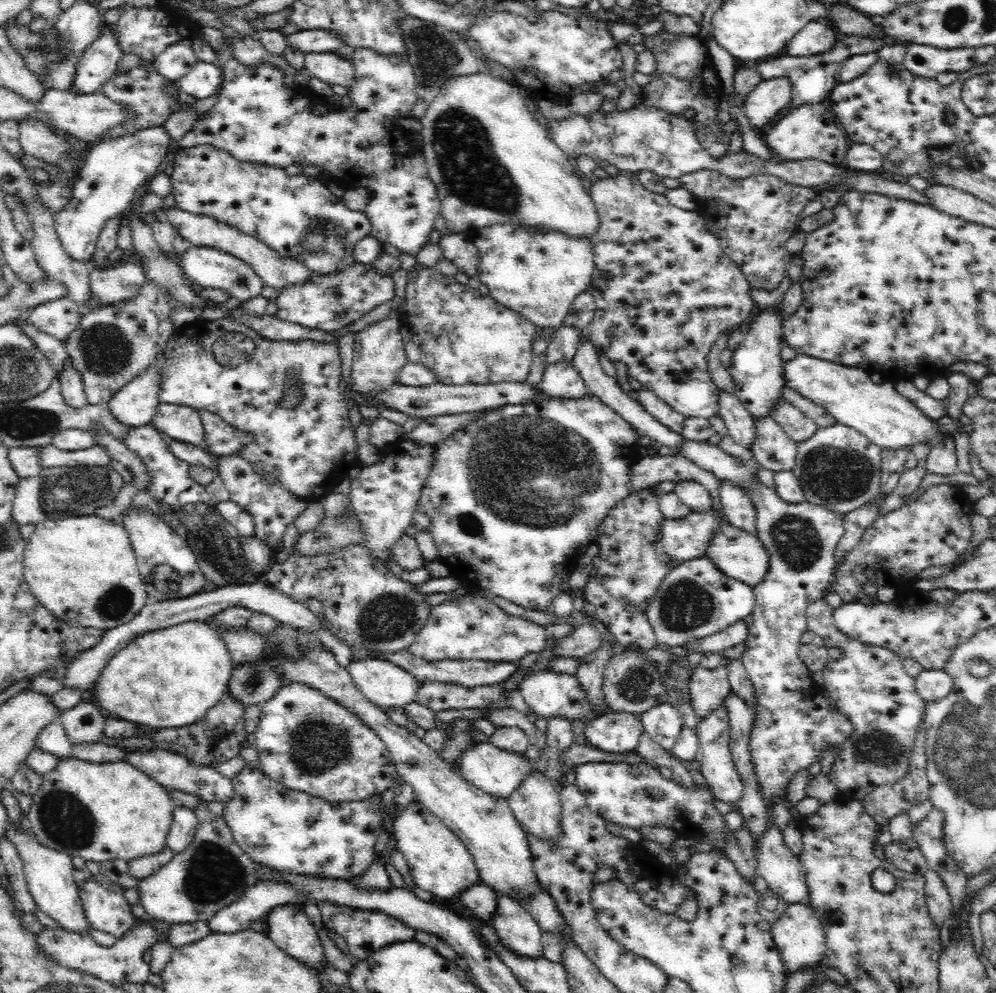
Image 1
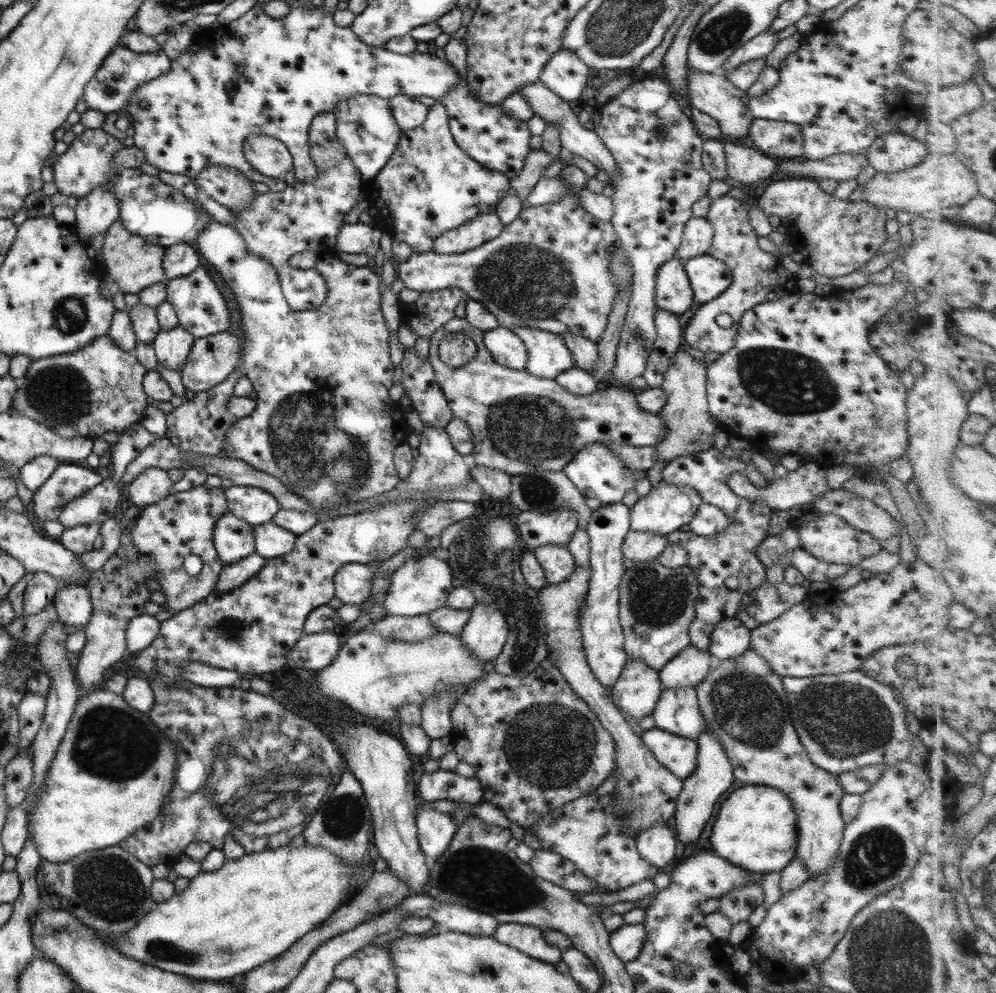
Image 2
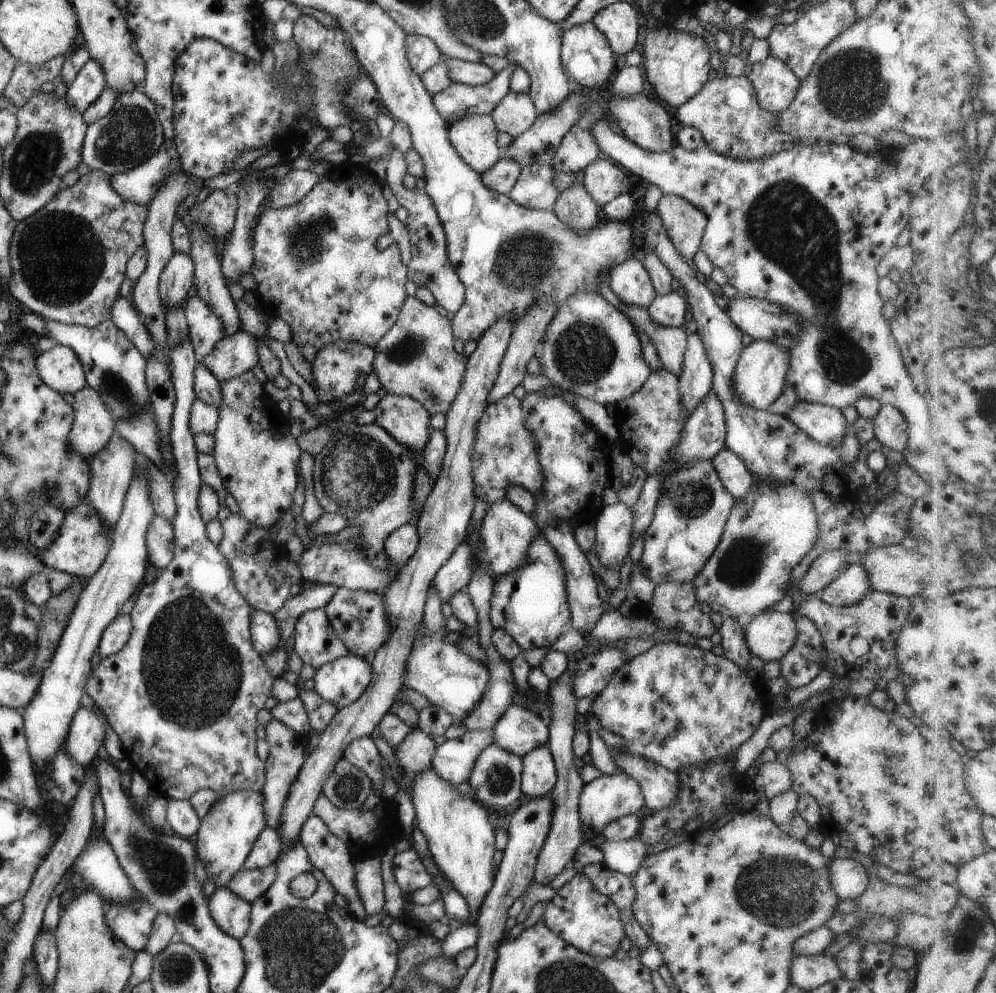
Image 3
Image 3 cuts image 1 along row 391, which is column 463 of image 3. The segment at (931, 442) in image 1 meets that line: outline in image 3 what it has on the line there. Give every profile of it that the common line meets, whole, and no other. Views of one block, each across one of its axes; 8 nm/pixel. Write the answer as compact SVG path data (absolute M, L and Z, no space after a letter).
M433 767L415 774L409 786L409 798L414 810L413 826L425 837L427 851L441 874L463 896L469 912L479 912L485 894L493 884L493 829L487 810L475 798L467 798L455 790L455 785L439 778Z

